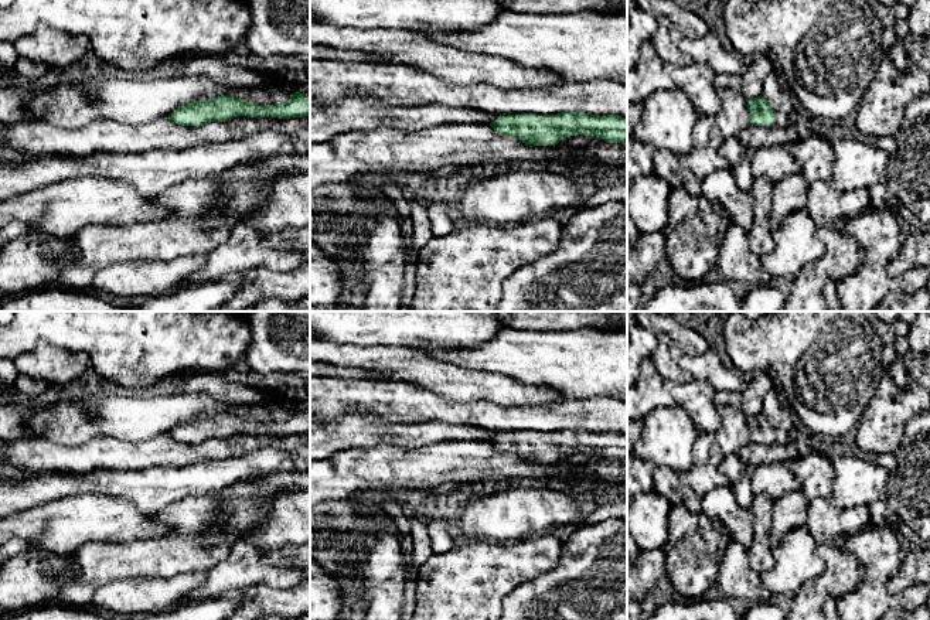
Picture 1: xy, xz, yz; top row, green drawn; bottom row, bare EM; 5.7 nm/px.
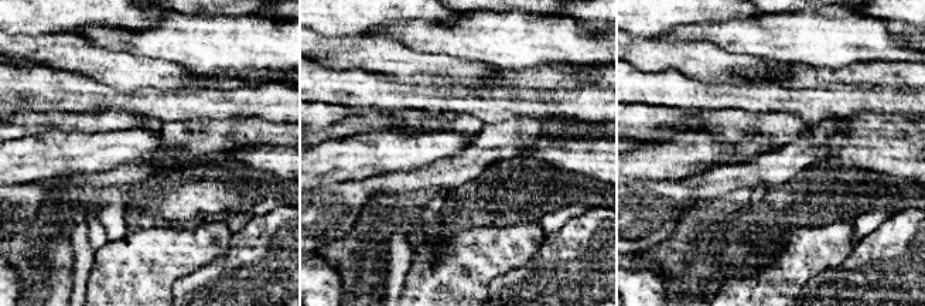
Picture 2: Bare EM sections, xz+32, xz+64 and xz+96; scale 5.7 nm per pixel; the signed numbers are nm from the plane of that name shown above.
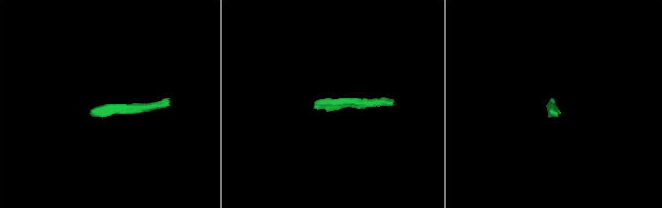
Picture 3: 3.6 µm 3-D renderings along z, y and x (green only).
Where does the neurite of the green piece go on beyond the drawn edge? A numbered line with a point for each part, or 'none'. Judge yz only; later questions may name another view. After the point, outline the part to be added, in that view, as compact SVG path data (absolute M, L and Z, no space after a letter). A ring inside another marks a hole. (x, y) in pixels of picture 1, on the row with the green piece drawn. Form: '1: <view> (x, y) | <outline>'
1: yz (782, 119) | M783 112L776 113L776 126L786 127L793 123L793 116L786 115Z

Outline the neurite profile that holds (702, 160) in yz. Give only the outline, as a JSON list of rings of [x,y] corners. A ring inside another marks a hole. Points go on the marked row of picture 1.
[[[698,116],[694,127],[694,149],[682,159],[684,166],[701,181],[713,171],[729,167],[726,159],[718,150],[708,146],[713,127],[713,116]]]

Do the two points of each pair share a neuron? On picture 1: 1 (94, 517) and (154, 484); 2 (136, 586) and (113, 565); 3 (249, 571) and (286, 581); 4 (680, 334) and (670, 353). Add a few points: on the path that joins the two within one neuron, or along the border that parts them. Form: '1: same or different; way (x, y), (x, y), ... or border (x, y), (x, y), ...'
1: different; border (92, 493), (123, 498), (145, 514), (154, 515)
2: different; border (162, 578), (118, 578), (105, 582), (96, 590)
3: same; way (258, 571), (278, 576)
4: different; border (657, 333), (670, 336), (684, 353)

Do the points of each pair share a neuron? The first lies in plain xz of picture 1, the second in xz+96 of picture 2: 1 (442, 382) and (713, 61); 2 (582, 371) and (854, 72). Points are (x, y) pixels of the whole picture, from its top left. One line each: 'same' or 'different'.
1: same
2: different

